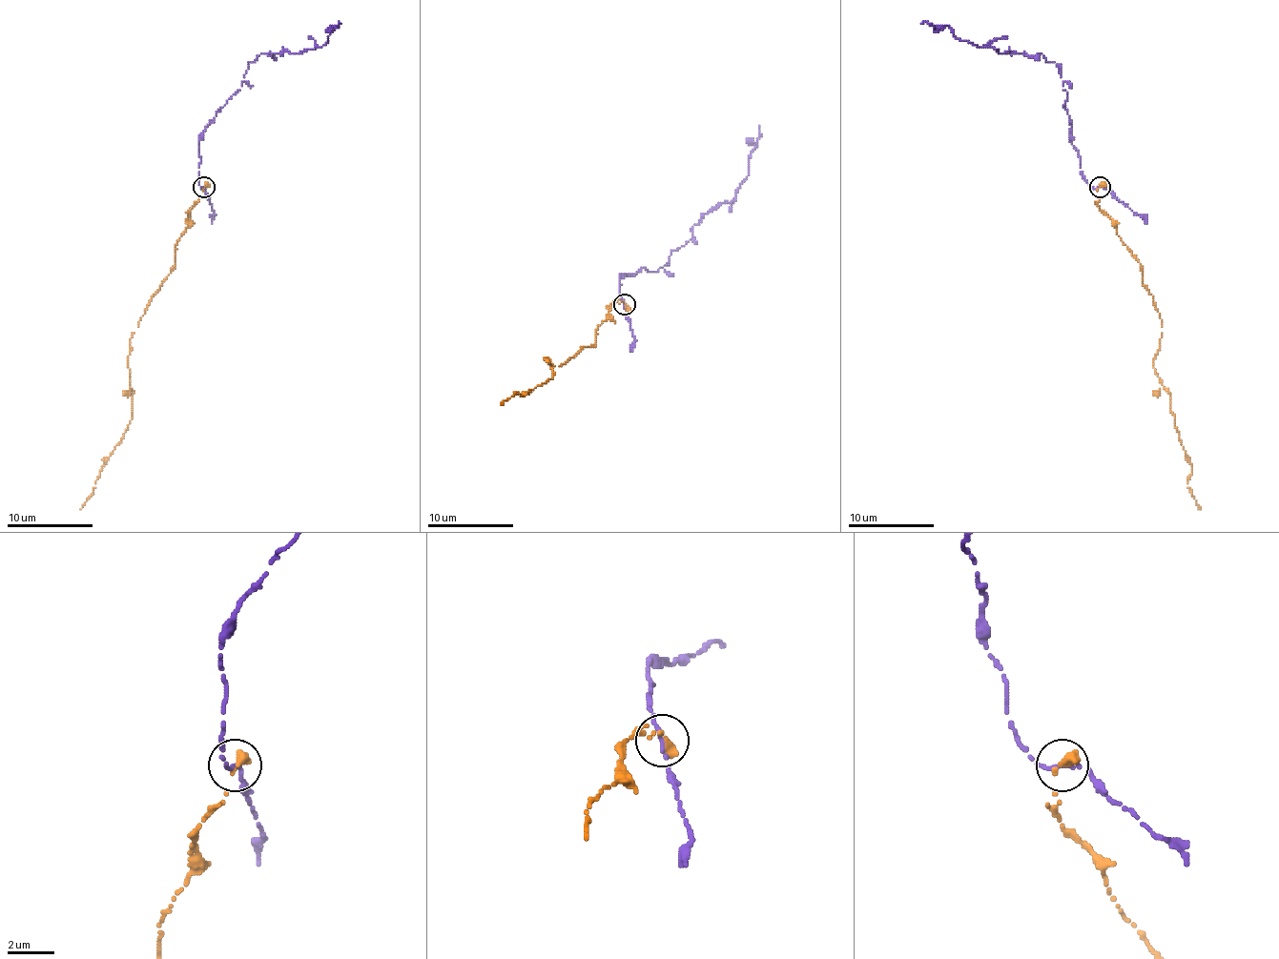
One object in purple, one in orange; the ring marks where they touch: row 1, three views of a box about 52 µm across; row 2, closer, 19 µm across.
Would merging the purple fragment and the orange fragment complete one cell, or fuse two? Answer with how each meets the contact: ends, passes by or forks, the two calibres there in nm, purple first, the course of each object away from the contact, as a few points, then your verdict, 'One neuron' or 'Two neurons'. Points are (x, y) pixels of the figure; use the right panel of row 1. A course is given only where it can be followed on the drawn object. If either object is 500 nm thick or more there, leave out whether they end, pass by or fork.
At the ring purple passes by. At the ring orange ends. Thickness 160 nm (purple) against 400 nm. Course of purple: (1100, 187), (1080, 172), (1054, 62), (920, 23). Course of orange: (1100, 187), (1097, 206), (1140, 264), (1162, 322), (1153, 367), (1170, 395), (1192, 466), (1187, 487), (1201, 509). One neuron

